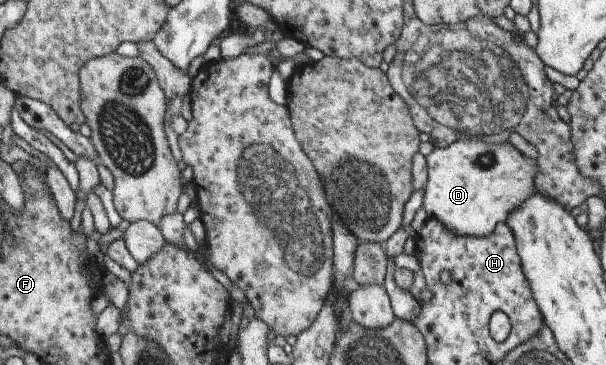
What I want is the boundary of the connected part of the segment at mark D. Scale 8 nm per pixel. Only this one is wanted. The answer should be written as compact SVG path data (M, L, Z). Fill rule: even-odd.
M477 138L455 141L447 147L435 148L426 157L428 178L425 184L423 209L428 218L441 221L455 235L483 237L493 233L500 223L509 221L509 213L517 209L523 201L527 201L536 192L537 161L524 156L520 145L509 141L493 144L485 143Z

